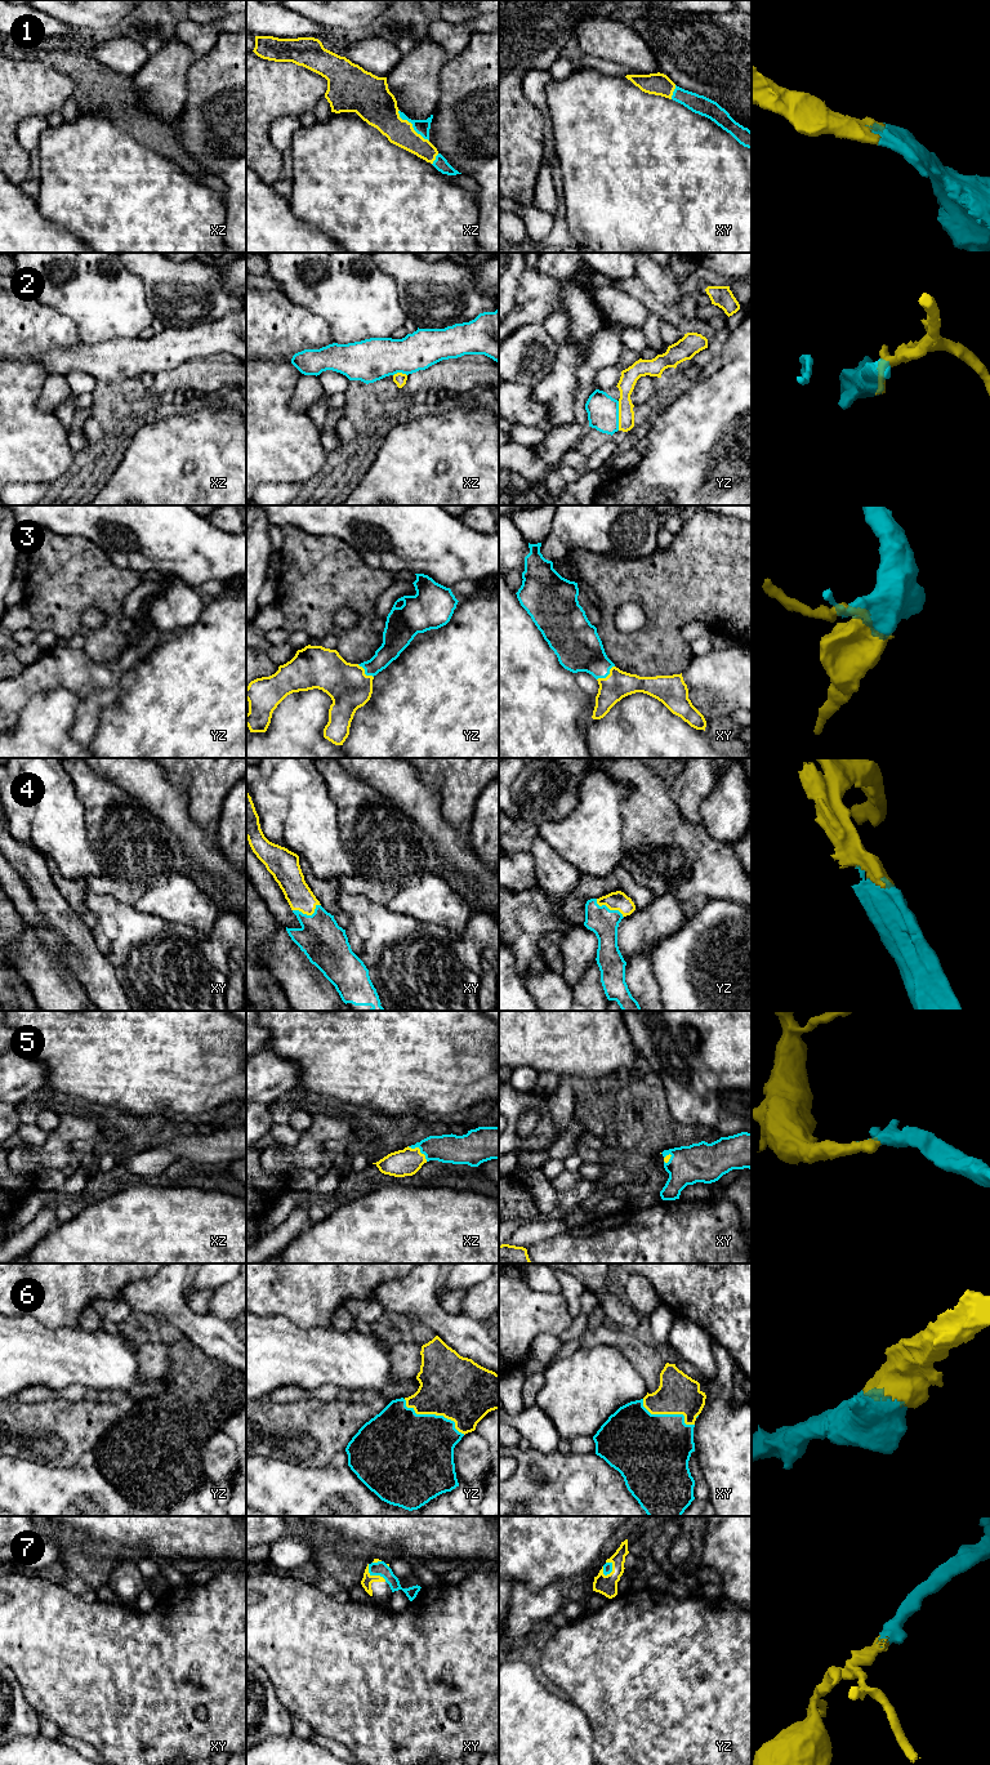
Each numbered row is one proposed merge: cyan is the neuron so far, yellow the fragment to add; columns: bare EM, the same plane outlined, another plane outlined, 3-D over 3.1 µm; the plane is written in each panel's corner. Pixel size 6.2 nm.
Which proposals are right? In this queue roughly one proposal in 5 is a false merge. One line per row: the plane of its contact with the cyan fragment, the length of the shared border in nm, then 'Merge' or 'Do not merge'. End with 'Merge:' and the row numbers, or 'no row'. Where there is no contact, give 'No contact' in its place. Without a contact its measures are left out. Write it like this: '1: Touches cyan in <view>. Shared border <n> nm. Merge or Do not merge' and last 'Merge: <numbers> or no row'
1: Touches cyan in xz. Shared border 280 nm. Merge
2: Touches cyan in yz. Shared border 180 nm. Do not merge
3: Touches cyan in xy. Shared border 140 nm. Merge
4: Touches cyan in xy. Shared border 180 nm. Merge
5: Touches cyan in xz. Shared border 160 nm. Merge
6: Touches cyan in yz. Shared border 440 nm. Merge
7: Touches cyan in xy. Shared border 160 nm. Merge
Merge: 1, 3, 4, 5, 6, 7

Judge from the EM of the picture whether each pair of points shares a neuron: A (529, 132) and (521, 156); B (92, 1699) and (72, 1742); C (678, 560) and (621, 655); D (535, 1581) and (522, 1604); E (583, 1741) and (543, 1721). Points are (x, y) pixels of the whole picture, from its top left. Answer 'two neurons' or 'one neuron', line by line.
A: one neuron
B: two neurons
C: one neuron
D: two neurons
E: one neuron

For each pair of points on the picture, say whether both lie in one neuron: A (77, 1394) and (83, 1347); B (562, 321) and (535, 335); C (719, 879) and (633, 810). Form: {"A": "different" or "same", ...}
{"A": "different", "B": "different", "C": "same"}

